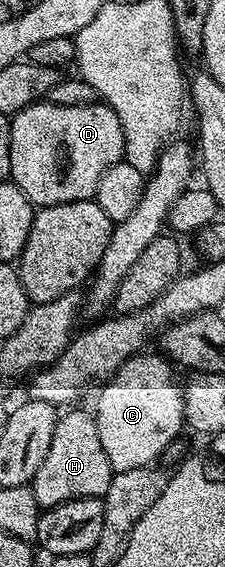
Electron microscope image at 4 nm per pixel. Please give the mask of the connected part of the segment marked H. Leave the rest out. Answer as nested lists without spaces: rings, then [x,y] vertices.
[[[78,408],[67,409],[65,411],[67,414],[63,413],[61,417],[59,417],[58,423],[56,424],[56,432],[52,432],[52,448],[48,448],[48,456],[44,456],[44,464],[40,464],[40,472],[36,472],[32,483],[35,498],[38,501],[38,505],[42,508],[47,506],[59,506],[68,500],[76,500],[77,498],[102,498],[108,492],[108,484],[114,479],[115,471],[111,470],[108,464],[108,456],[104,456],[104,447],[100,444],[100,432],[96,428],[96,420],[94,419],[93,413],[91,413],[89,409],[87,411],[74,409]]]

